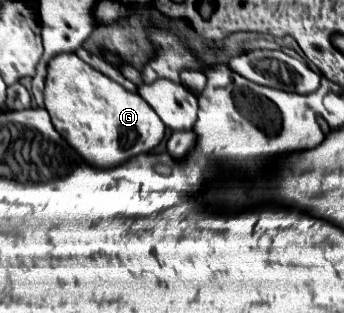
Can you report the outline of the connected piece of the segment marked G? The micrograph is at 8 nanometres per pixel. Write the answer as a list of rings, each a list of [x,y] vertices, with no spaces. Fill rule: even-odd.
[[[60,54],[50,60],[44,104],[56,132],[94,168],[116,168],[134,154],[150,152],[162,142],[166,130],[158,114],[138,94],[124,90],[76,54]]]

